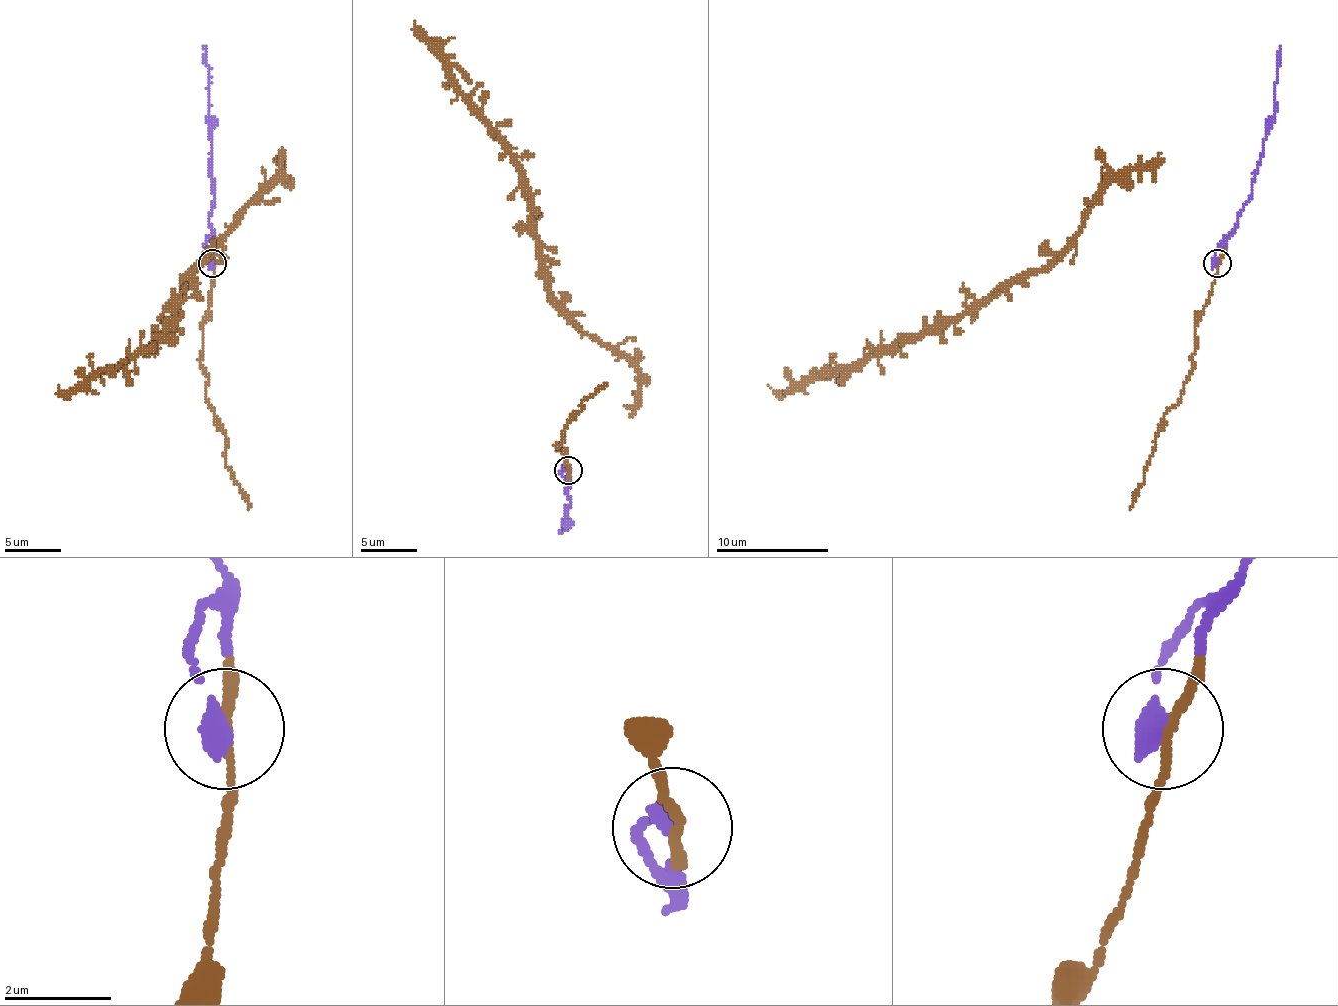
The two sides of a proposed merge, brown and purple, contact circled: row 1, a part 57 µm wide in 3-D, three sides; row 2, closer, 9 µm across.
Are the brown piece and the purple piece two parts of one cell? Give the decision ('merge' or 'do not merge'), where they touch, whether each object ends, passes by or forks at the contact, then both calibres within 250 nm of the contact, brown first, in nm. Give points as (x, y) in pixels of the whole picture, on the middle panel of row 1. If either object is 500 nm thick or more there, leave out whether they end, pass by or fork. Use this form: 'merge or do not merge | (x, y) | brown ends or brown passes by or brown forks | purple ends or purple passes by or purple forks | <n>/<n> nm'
merge | (568, 470) | brown passes by | purple ends | 160/440 nm

